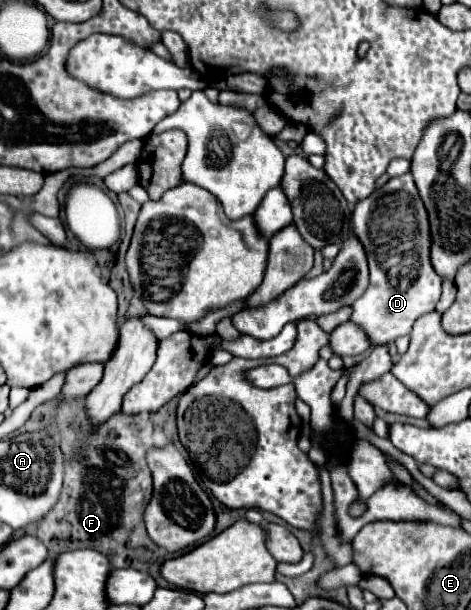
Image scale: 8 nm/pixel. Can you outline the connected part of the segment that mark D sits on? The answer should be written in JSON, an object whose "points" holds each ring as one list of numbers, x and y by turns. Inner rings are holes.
{"points":[[406,173,394,177,386,185,376,189,370,197,362,199,362,203,358,203,352,213,352,233,358,235,358,239,362,239,362,247,366,247,370,281,366,293,354,301,352,305,354,311,350,319,366,329,372,345,392,343,396,337,408,335,412,323,436,307,444,281,430,263,430,223,412,175]]}

